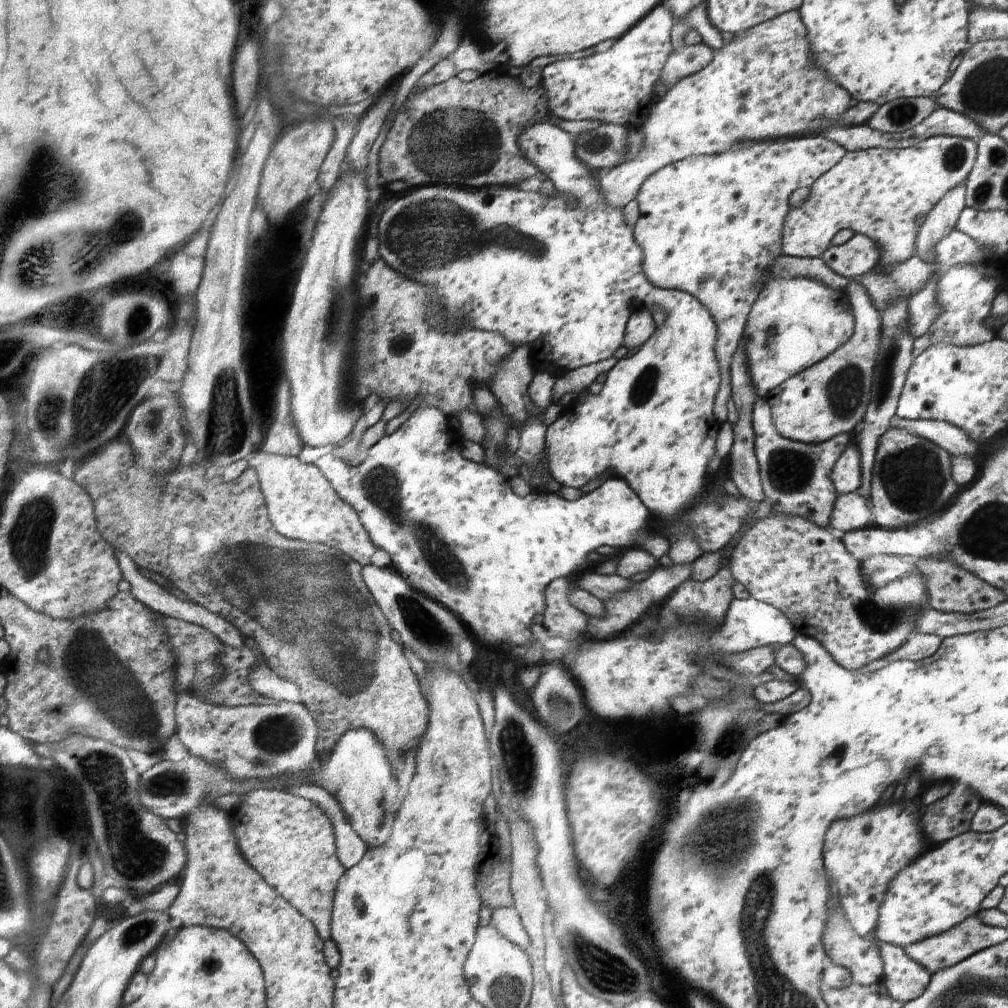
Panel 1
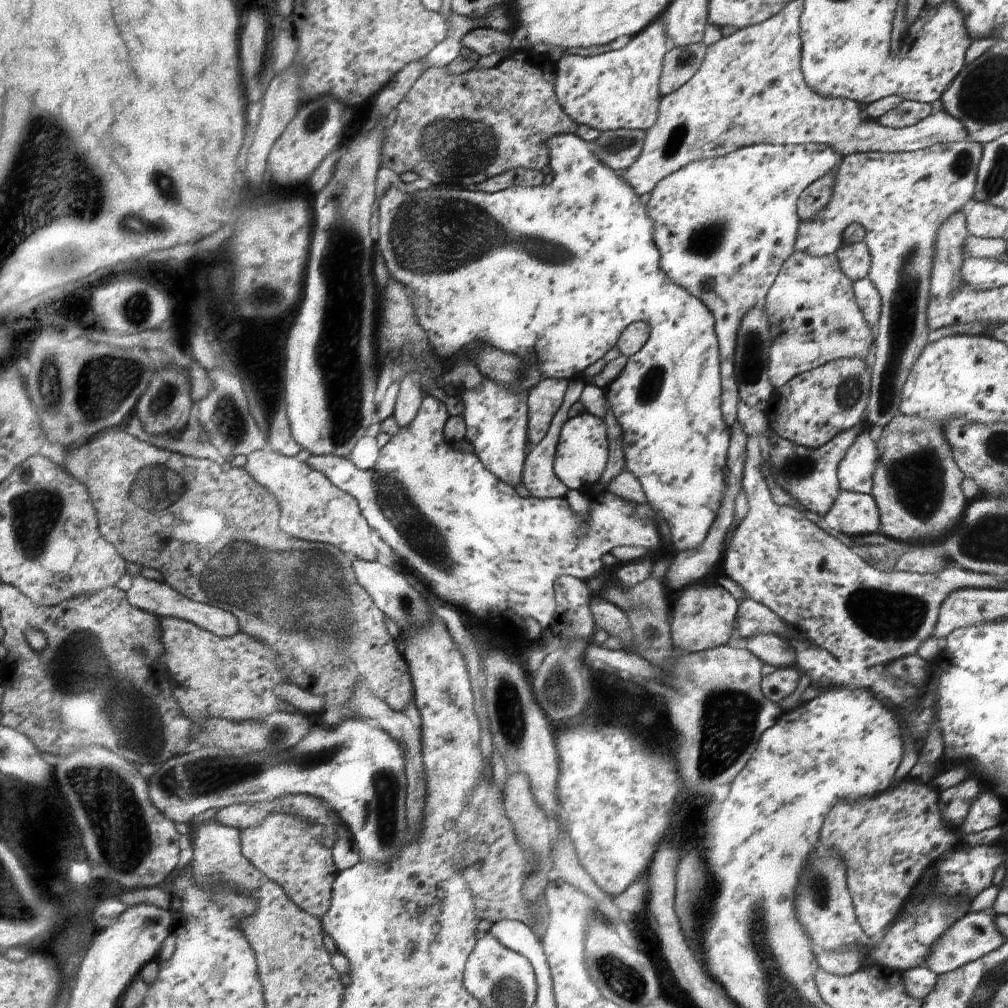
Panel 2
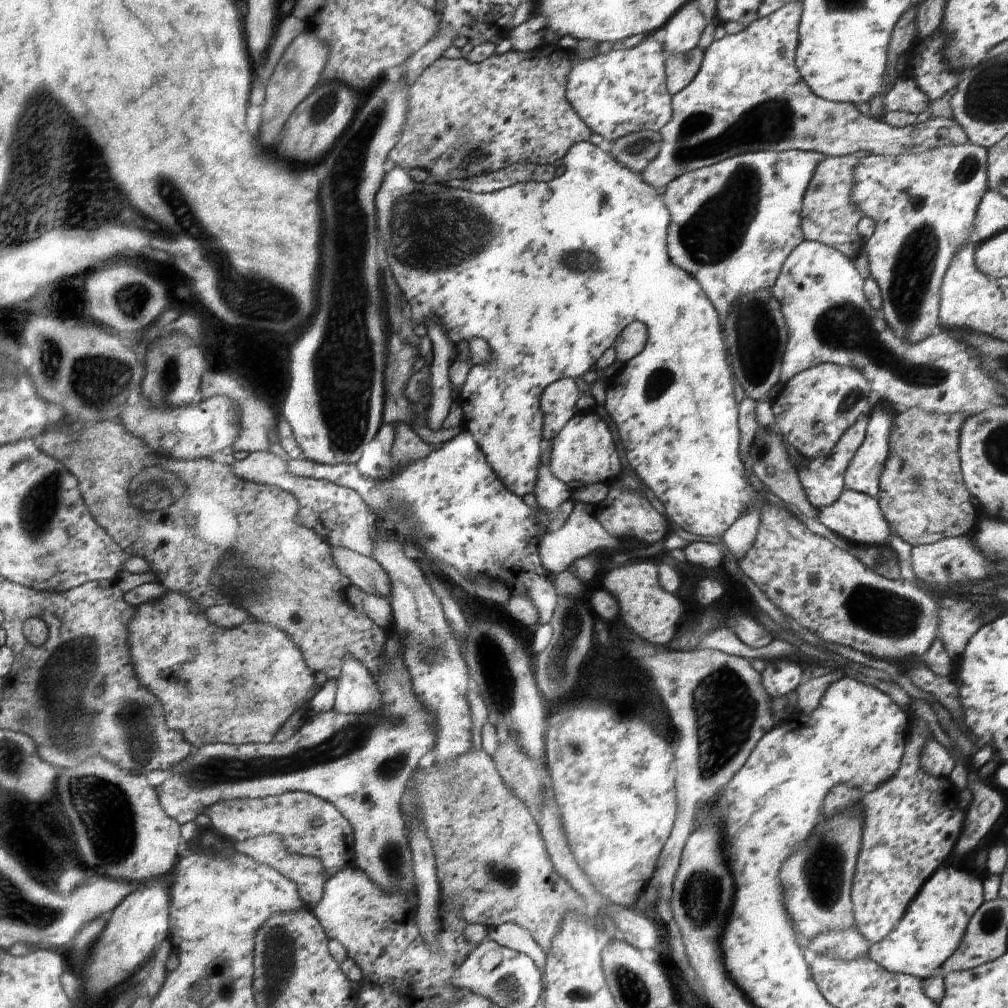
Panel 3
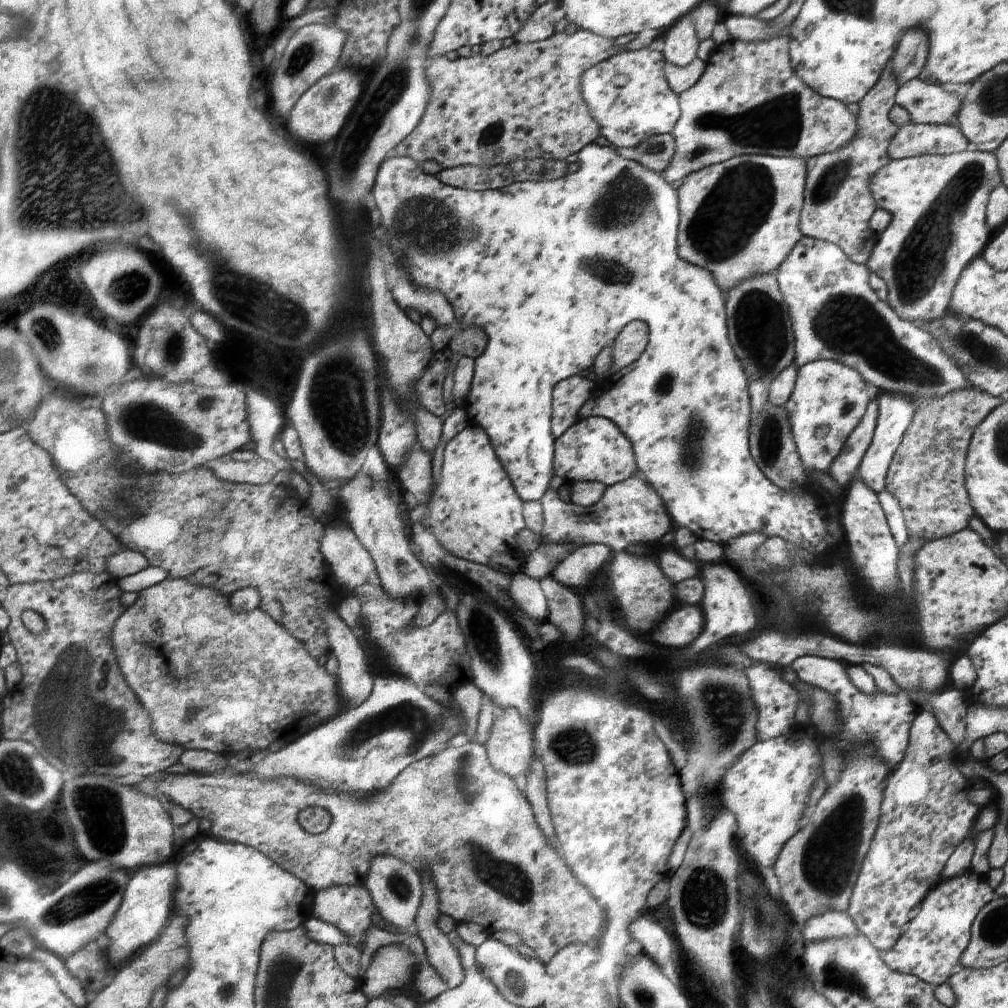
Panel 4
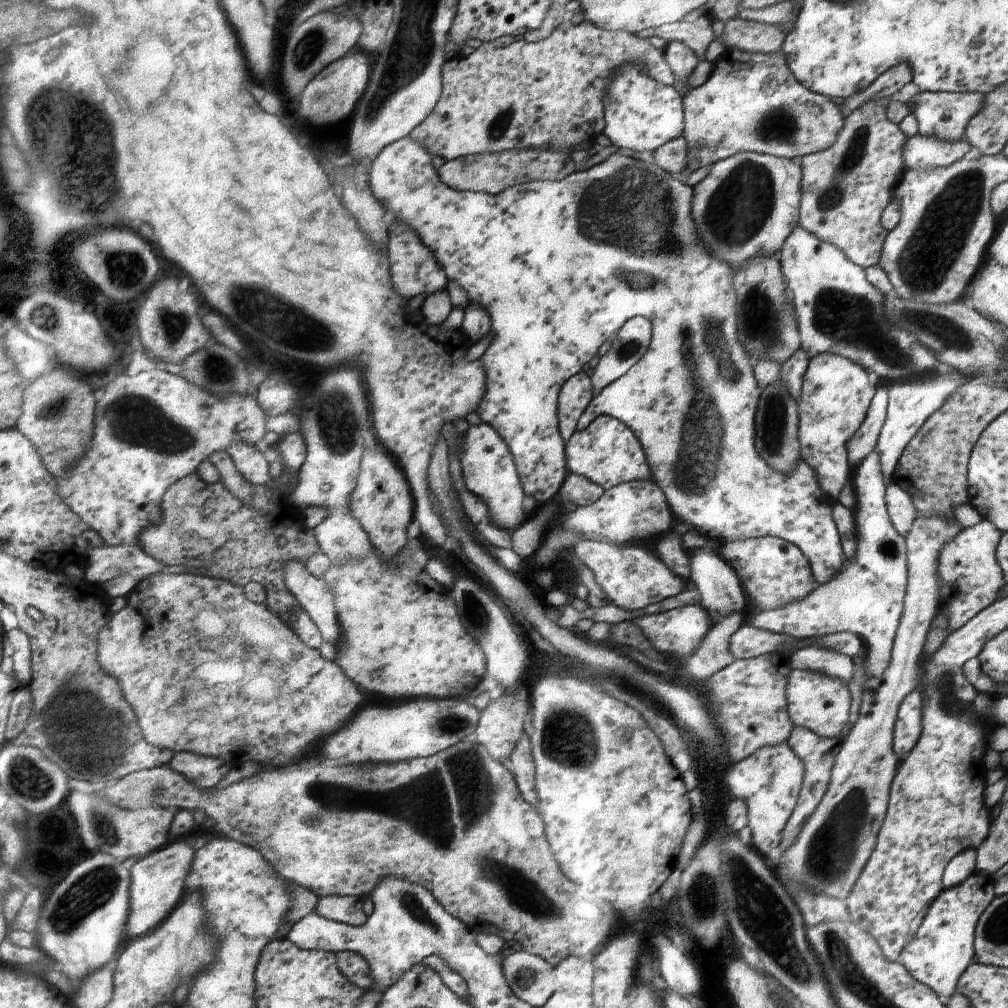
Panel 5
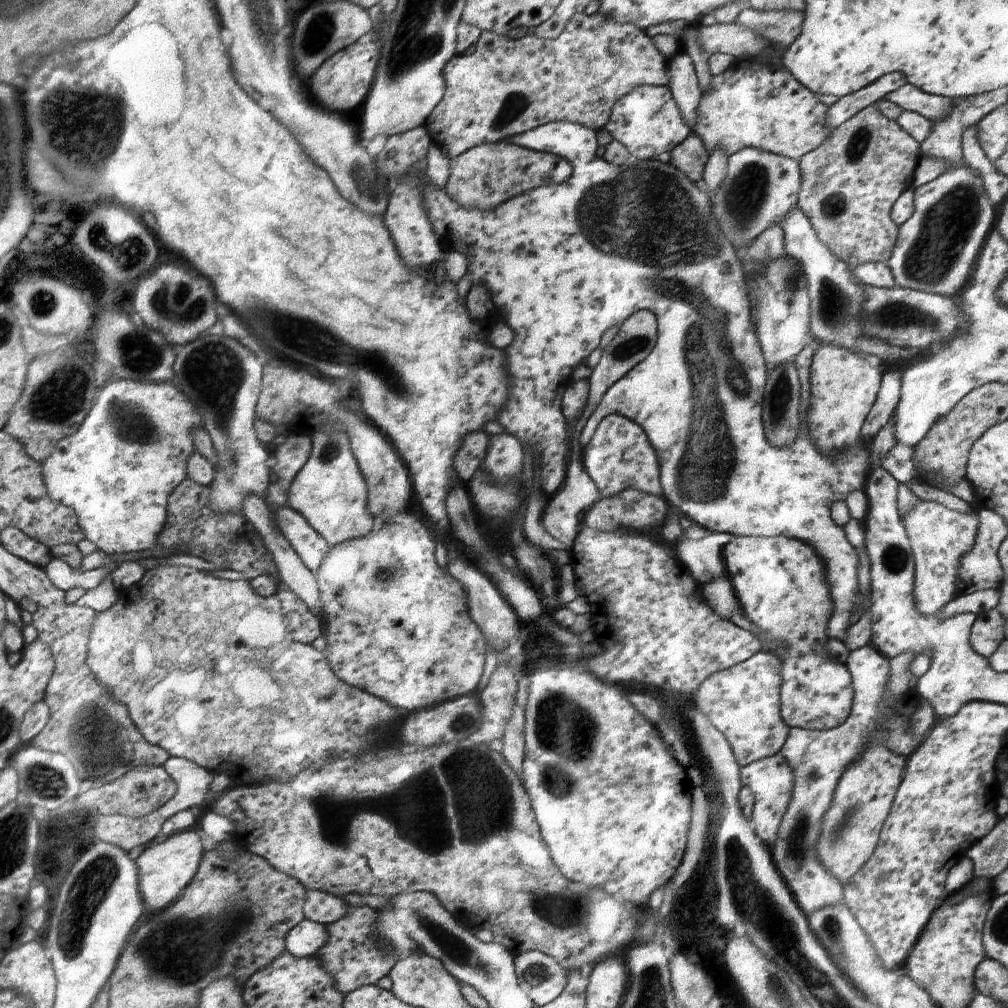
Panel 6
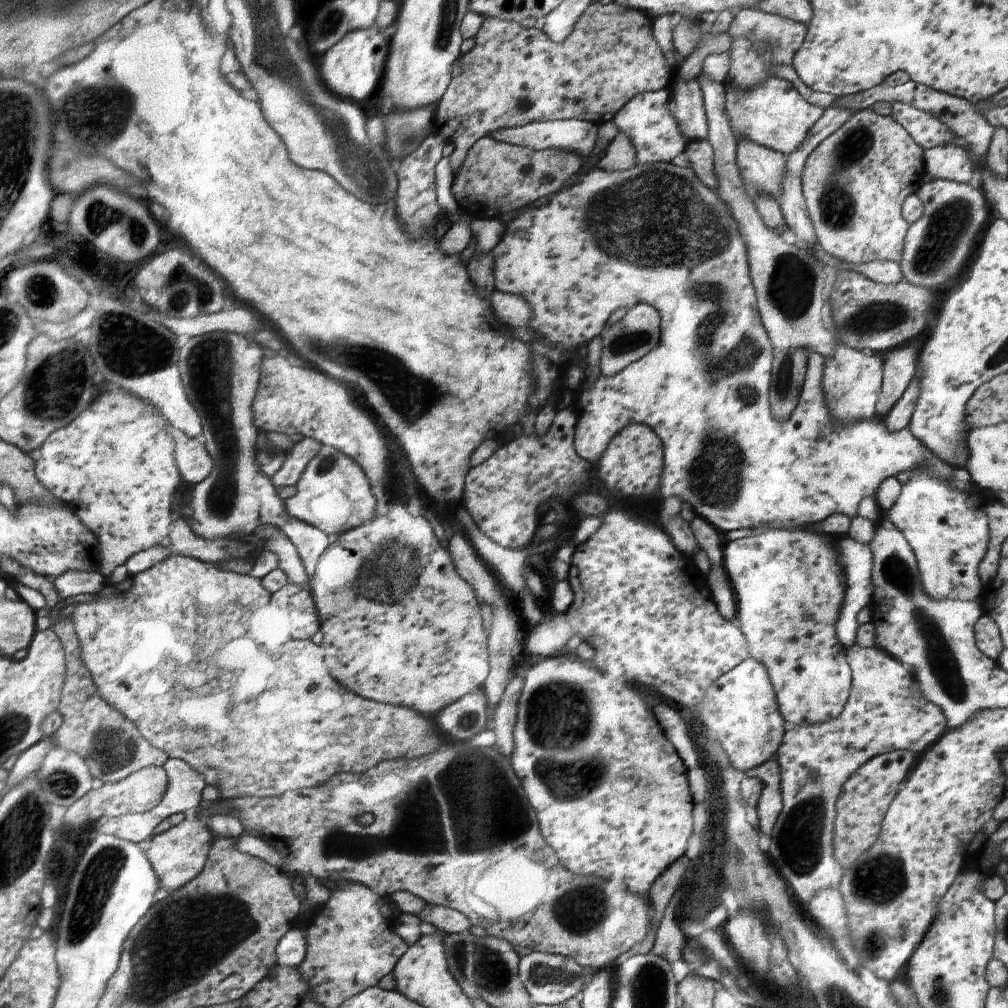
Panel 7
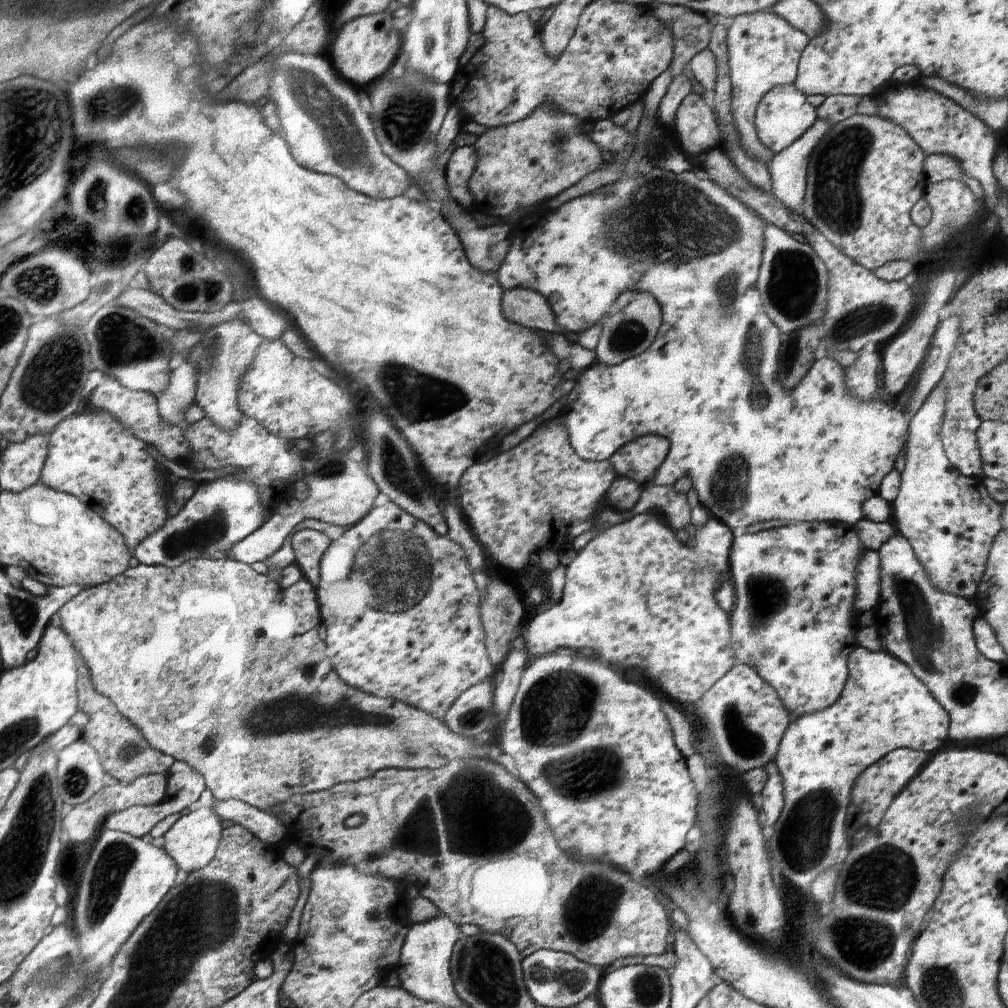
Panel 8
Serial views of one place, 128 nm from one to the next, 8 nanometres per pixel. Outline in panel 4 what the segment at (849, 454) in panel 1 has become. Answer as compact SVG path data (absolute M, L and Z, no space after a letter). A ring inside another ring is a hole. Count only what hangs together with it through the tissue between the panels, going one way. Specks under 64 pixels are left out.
M881 393L878 395L878 400L880 401L880 414L877 418L877 428L874 431L869 450L866 451L865 458L862 459L862 472L858 472L856 477L862 478L877 493L885 490L886 475L892 458L894 458L894 452L898 450L898 446L904 438L904 432L907 432L912 418L916 414L916 408L918 408L918 401L908 398L908 396L902 396L902 394Z

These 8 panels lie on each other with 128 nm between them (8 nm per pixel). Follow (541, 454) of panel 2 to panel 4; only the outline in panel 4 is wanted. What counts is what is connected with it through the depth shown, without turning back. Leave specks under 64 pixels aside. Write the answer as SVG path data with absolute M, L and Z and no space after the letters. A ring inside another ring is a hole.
M632 476L622 482L613 484L607 487L602 495L602 498L589 507L581 507L572 500L564 501L559 497L556 489L556 484L553 485L545 494L545 498L540 500L543 510L543 526L540 536L540 546L531 551L522 561L522 570L525 575L538 581L544 577L551 575L554 571L552 568L557 565L550 556L548 556L548 548L550 546L566 546L568 542L571 543L572 548L587 545L589 543L606 544L607 547L614 548L616 552L624 551L626 544L642 544L642 542L655 542L660 540L664 534L670 530L675 529L674 522L670 515L665 510L663 500L658 496L658 492L654 490L652 485L648 484L646 479L641 479L637 476Z

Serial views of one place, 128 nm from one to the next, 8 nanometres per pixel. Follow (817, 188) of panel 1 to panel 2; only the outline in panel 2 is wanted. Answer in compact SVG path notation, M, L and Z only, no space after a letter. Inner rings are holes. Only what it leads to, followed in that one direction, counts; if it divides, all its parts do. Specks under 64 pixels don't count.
M960 141L955 143L936 143L916 152L866 152L846 155L842 160L840 166L836 168L836 186L833 187L833 196L825 210L821 212L816 219L808 220L808 222L801 222L800 235L797 239L796 250L800 252L810 253L810 256L821 257L834 254L840 247L840 236L843 228L848 226L849 222L860 224L864 228L865 245L869 248L871 256L871 263L867 277L873 281L874 286L878 289L881 298L881 313L879 316L878 326L876 328L876 347L872 350L872 364L873 370L873 392L870 395L869 415L866 416L867 427L874 428L880 426L884 428L890 420L901 412L901 398L904 390L906 379L909 378L913 367L916 366L917 360L924 354L925 347L928 340L928 322L926 322L926 308L928 308L928 288L930 288L930 274L932 274L932 258L934 258L934 242L938 236L940 226L950 218L951 215L956 214L964 207L969 207L974 196L974 191L977 188L977 172L981 164L981 158L984 154L984 146L981 143L974 141Z

